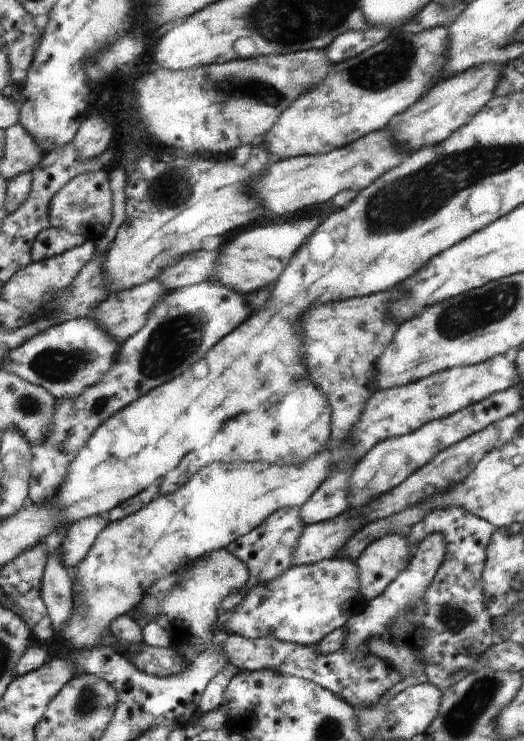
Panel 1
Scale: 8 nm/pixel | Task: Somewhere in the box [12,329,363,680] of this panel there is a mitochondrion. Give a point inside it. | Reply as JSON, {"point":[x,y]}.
{"point":[54,365]}

